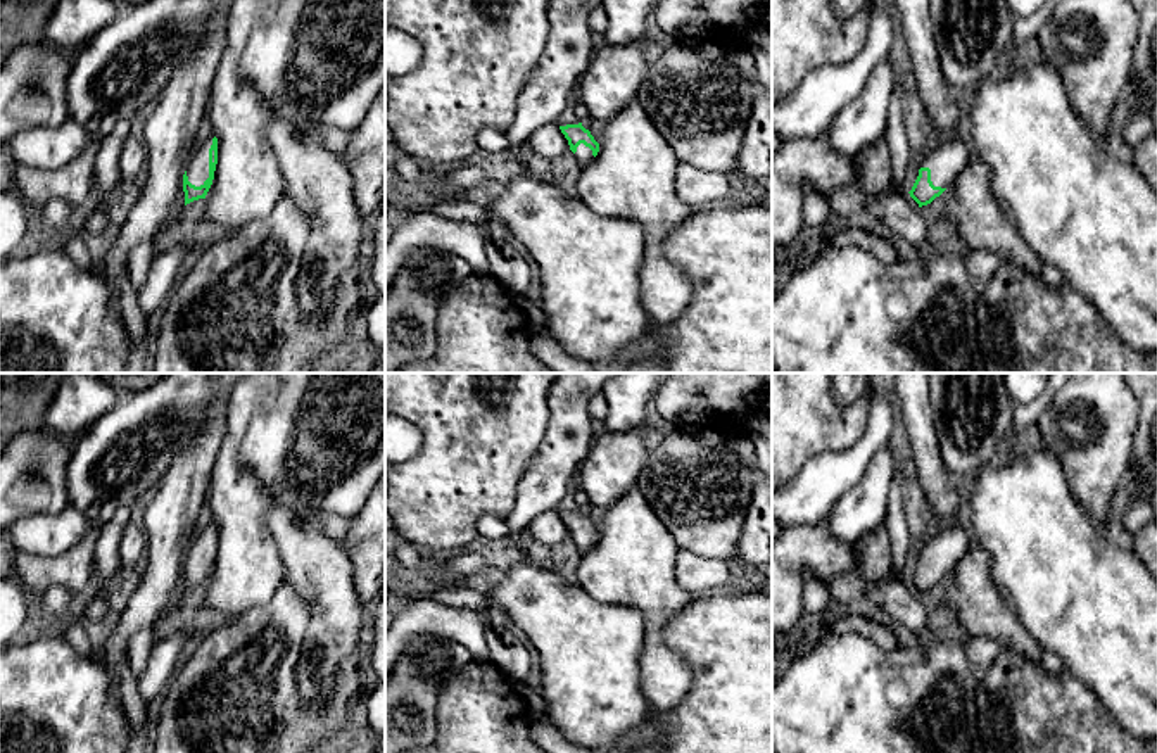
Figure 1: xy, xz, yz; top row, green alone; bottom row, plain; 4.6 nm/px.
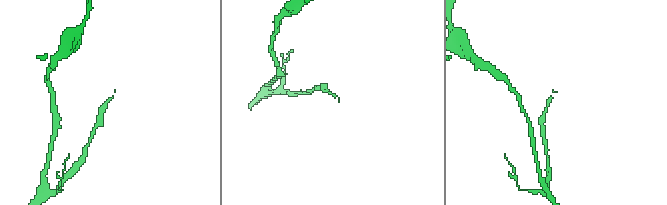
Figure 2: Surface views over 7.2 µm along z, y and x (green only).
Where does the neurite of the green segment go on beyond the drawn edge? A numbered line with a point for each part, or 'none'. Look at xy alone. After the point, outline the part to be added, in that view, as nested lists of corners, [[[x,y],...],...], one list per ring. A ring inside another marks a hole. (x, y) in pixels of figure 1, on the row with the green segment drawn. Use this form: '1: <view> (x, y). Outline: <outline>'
1: xy (197, 170). Outline: [[[211,131],[202,142],[199,142],[197,149],[193,150],[188,164],[187,164],[187,176],[188,181],[195,187],[204,185],[209,178],[209,149],[212,145],[214,133]]]

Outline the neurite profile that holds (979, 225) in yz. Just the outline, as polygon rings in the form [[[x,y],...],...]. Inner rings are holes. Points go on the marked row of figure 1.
[[[967,162],[946,190],[950,202],[943,218],[955,226],[955,247],[962,252],[989,250],[1034,276],[1041,275],[1045,263],[1002,212],[984,162]]]

